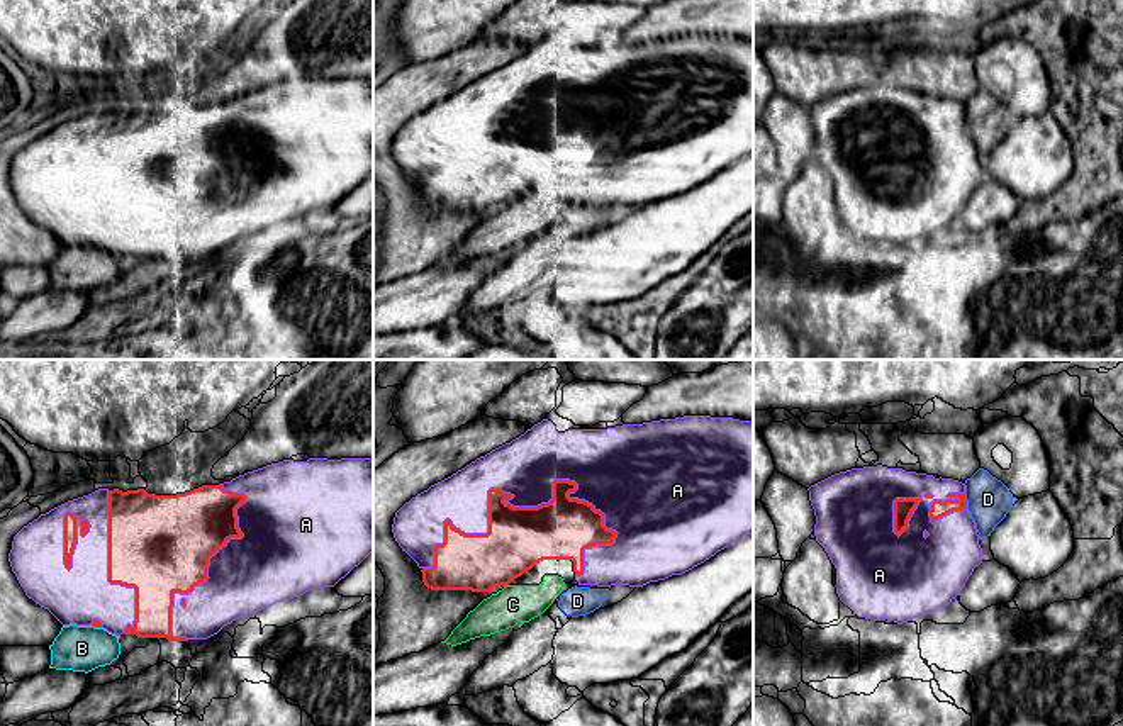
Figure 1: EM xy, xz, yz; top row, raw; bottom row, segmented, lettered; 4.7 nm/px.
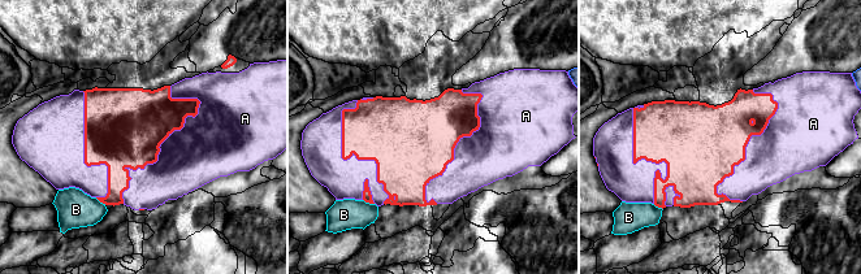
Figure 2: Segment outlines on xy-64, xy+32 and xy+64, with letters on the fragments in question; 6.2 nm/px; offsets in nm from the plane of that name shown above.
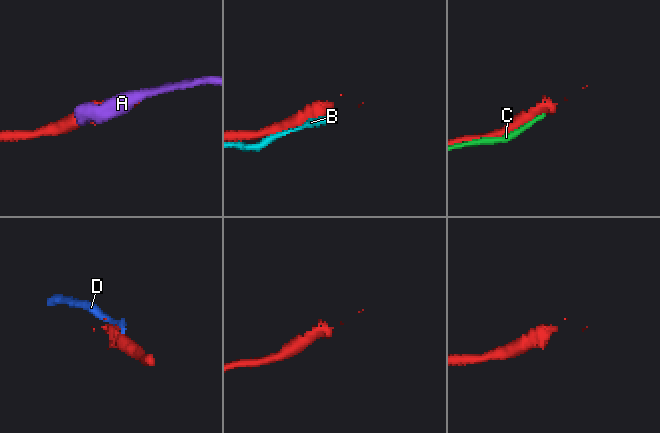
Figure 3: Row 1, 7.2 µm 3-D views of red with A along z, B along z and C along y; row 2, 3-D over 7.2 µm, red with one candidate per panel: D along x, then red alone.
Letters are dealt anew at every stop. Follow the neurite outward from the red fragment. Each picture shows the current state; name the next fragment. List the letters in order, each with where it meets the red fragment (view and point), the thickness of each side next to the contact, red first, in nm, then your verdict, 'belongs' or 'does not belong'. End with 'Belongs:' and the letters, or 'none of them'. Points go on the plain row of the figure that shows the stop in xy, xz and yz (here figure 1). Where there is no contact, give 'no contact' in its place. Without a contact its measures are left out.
A: xz (508, 114) | 300/280 nm | belongs
B: xy (97, 246) | 40/220 nm | does not belong
C: xz (506, 204) | 300/180 nm | does not belong
D: yz (966, 121) | 80/200 nm | does not belong
Belongs: A

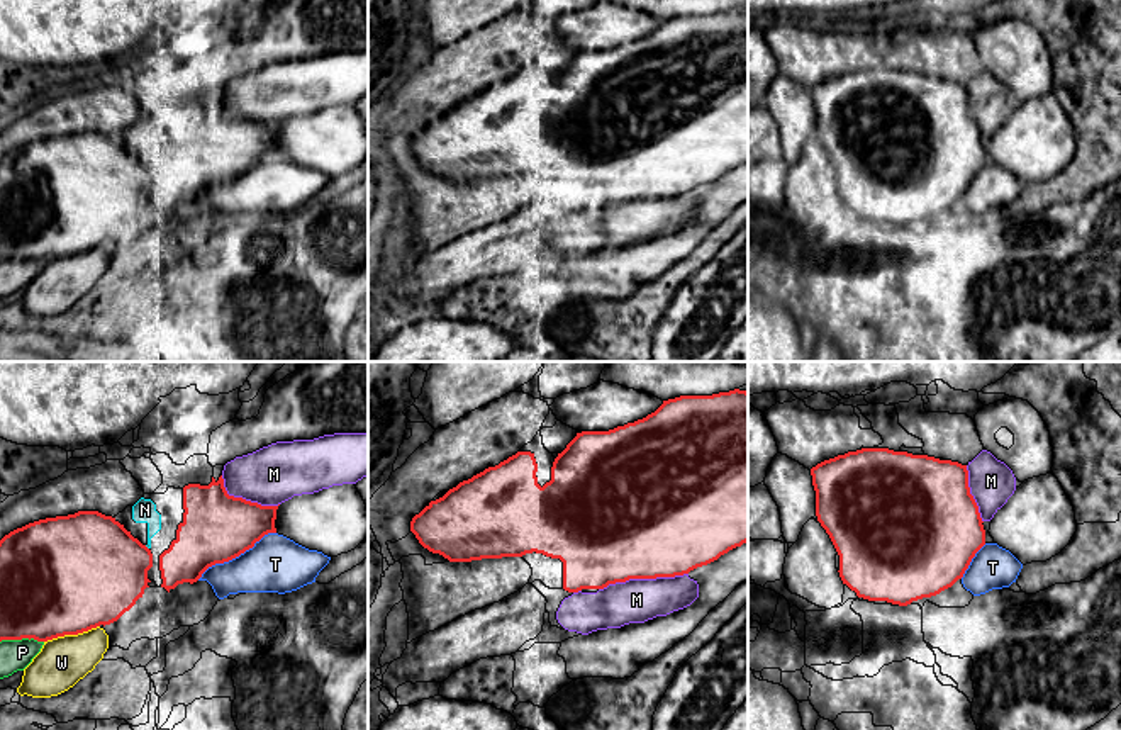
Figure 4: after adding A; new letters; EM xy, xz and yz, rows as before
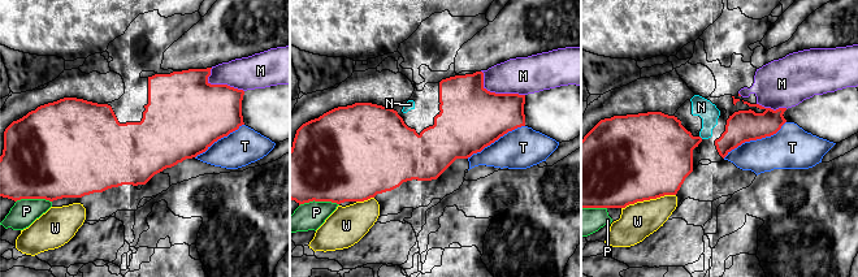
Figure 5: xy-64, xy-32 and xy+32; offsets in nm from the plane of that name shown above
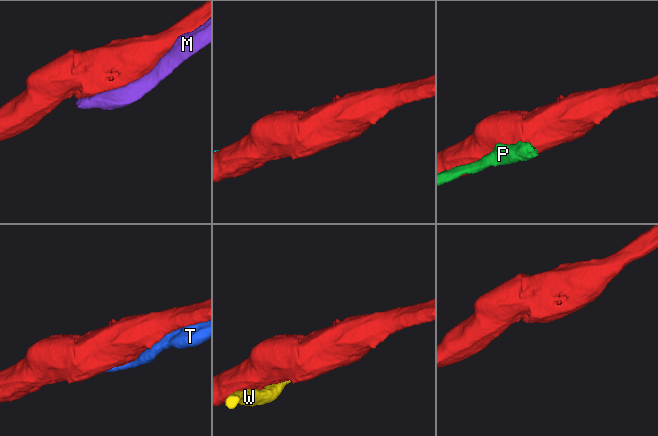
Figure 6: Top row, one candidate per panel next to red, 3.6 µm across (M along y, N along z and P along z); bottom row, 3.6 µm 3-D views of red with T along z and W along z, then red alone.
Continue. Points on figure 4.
M: xz (643, 197) | 500/200 nm | does not belong
N: xy (146, 167) | 460/110 nm | does not belong
P: xy (21, 258) | 440/140 nm | does not belong
T: xy (236, 175) | 320/280 nm | does not belong
W: xy (72, 253) | 500/240 nm | does not belong
Belongs: none of them

